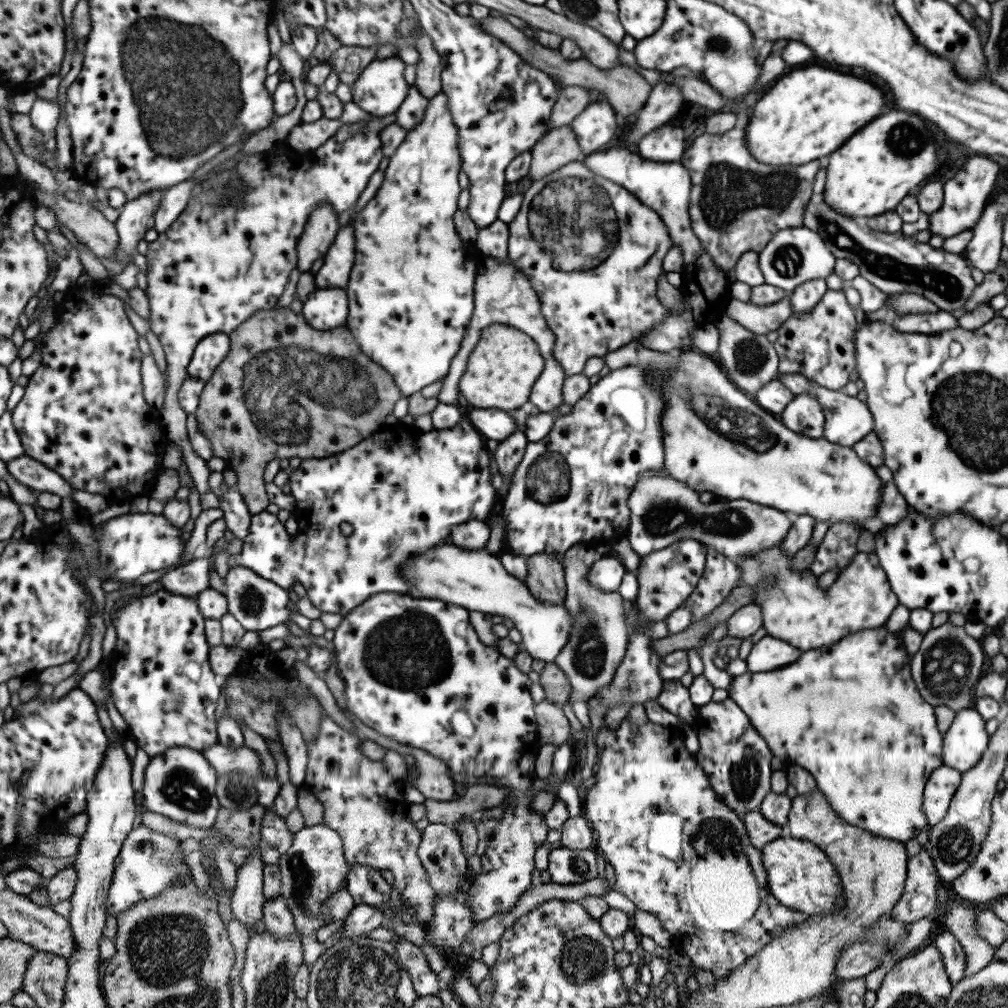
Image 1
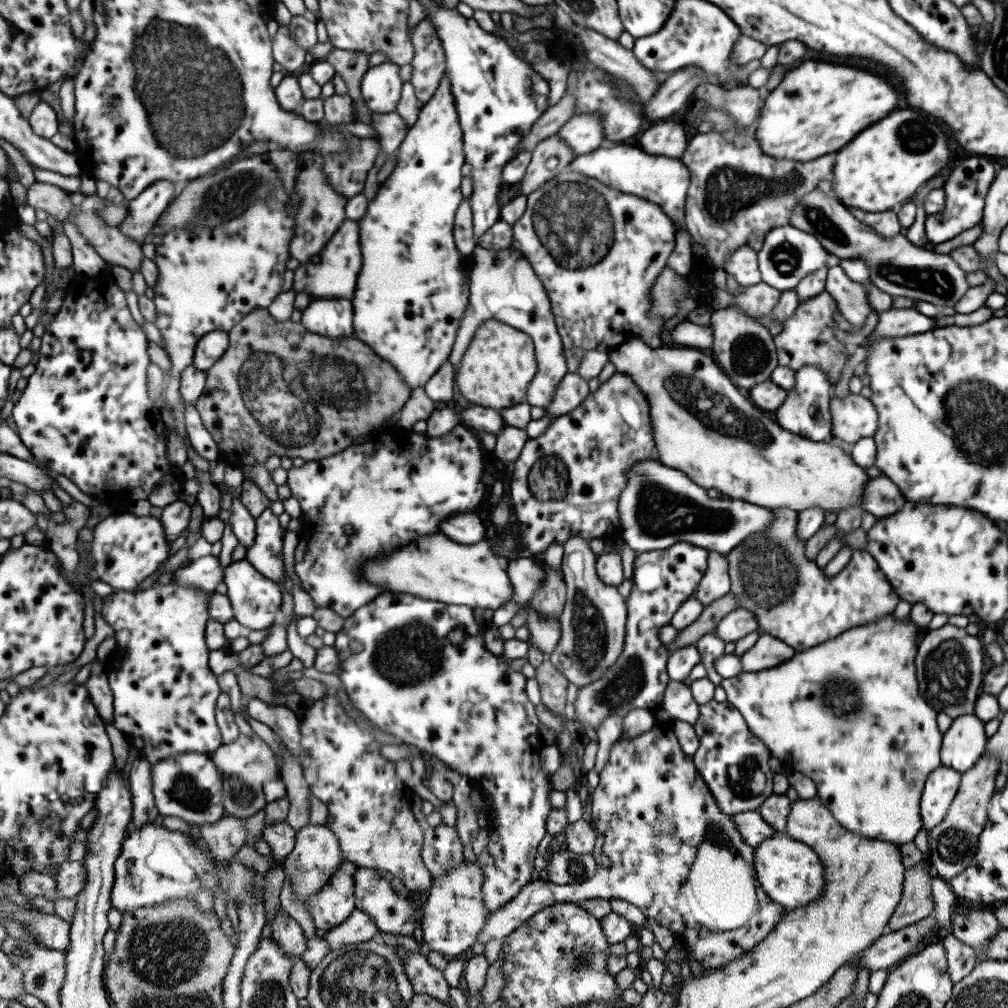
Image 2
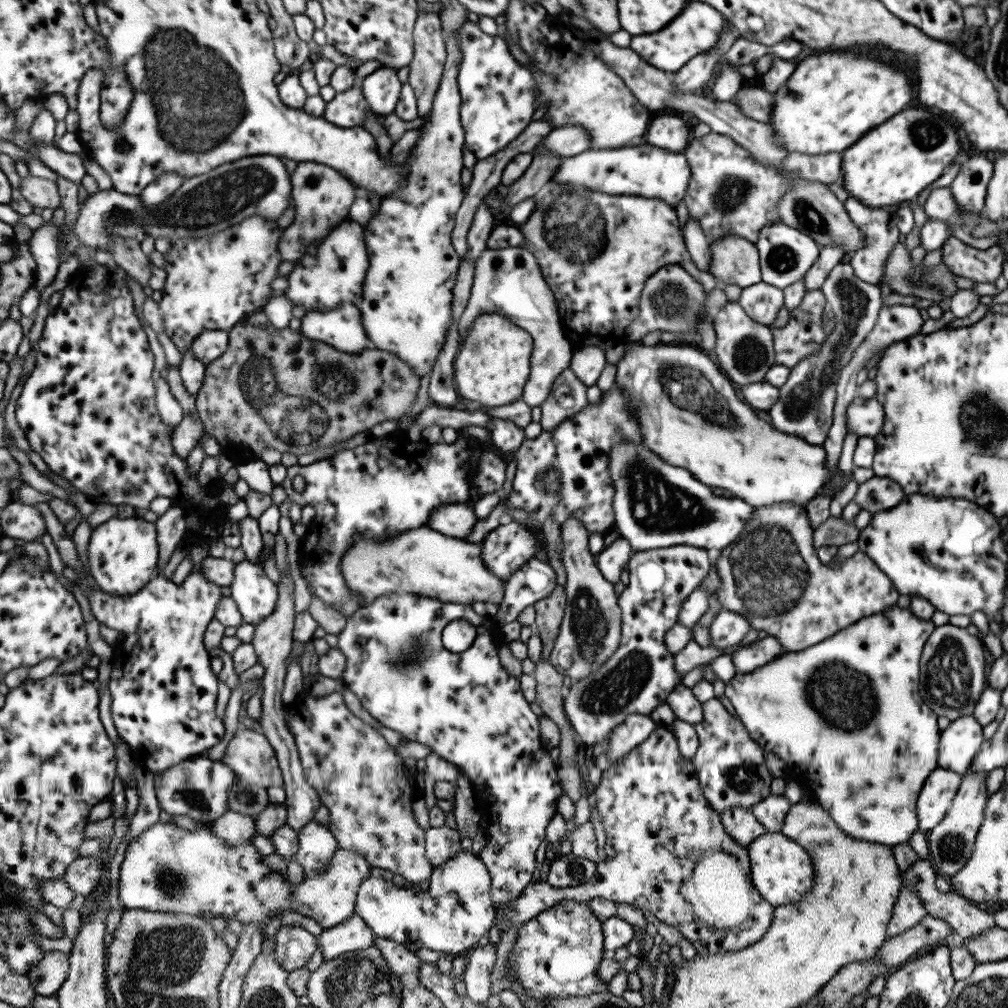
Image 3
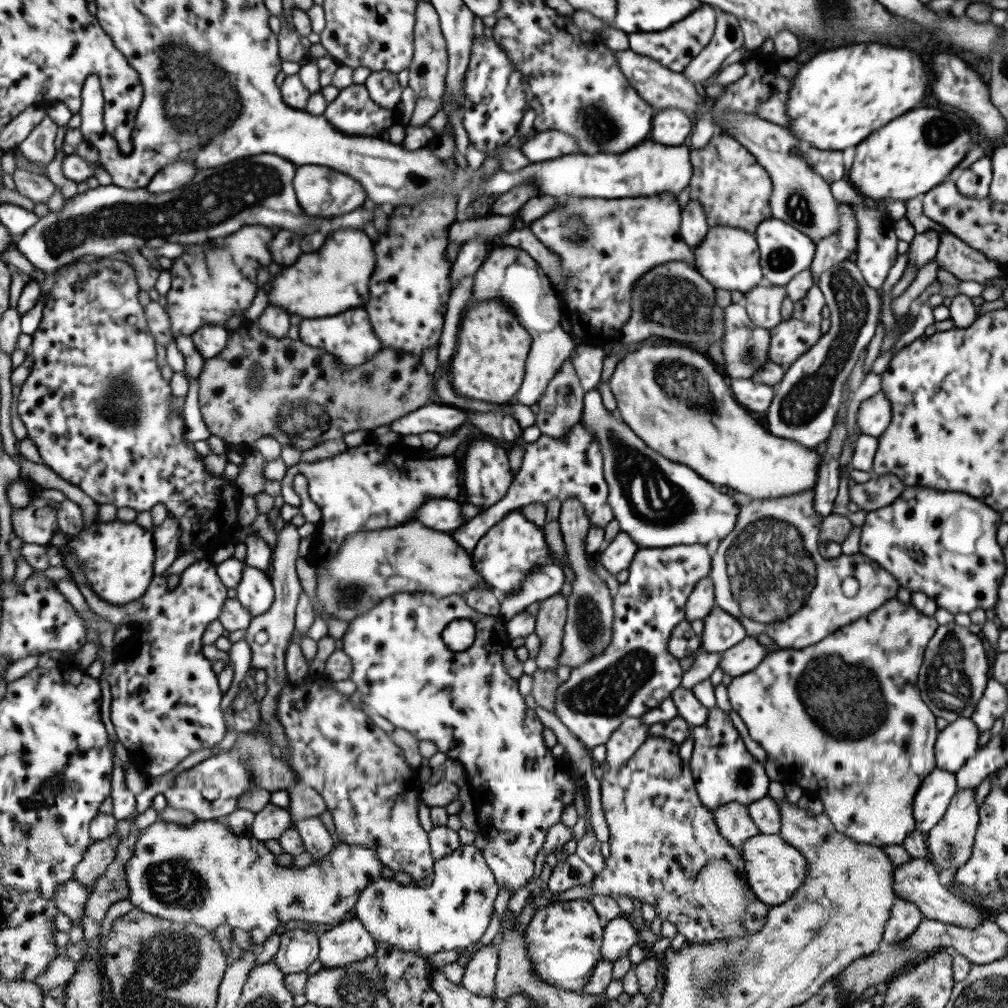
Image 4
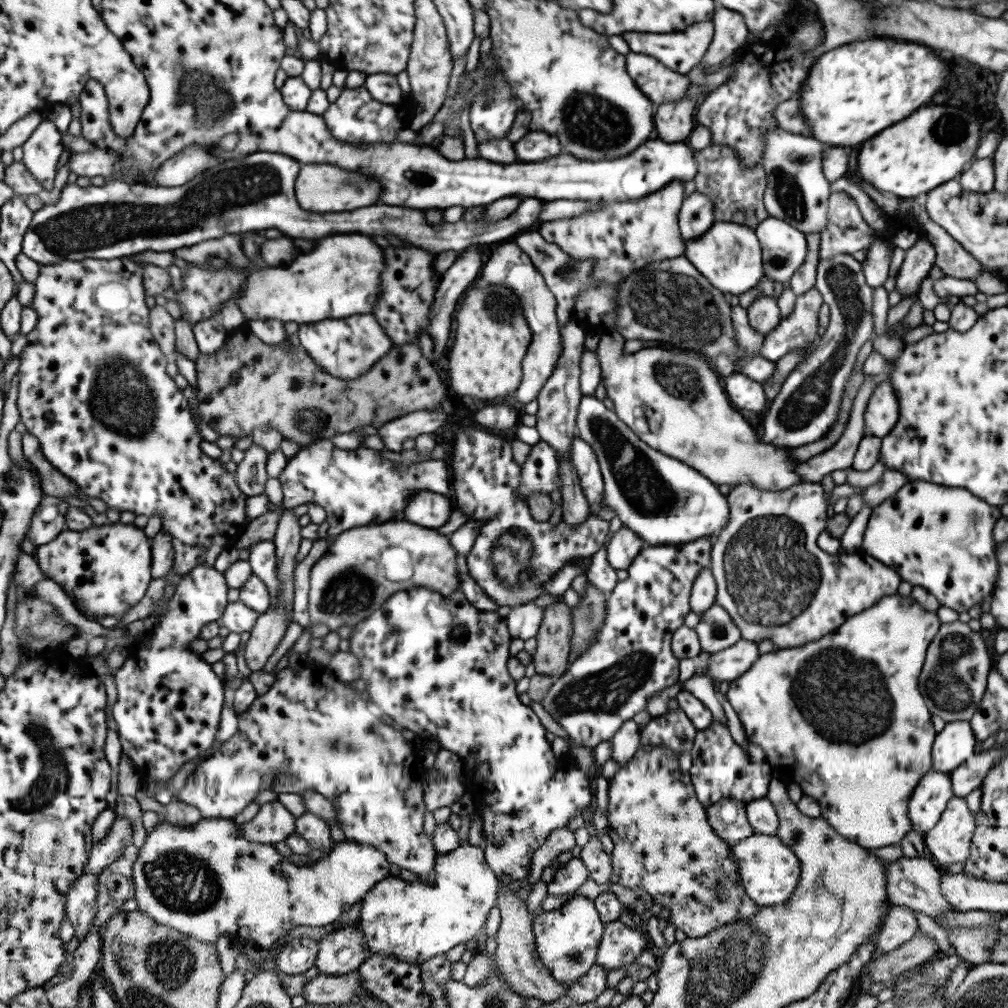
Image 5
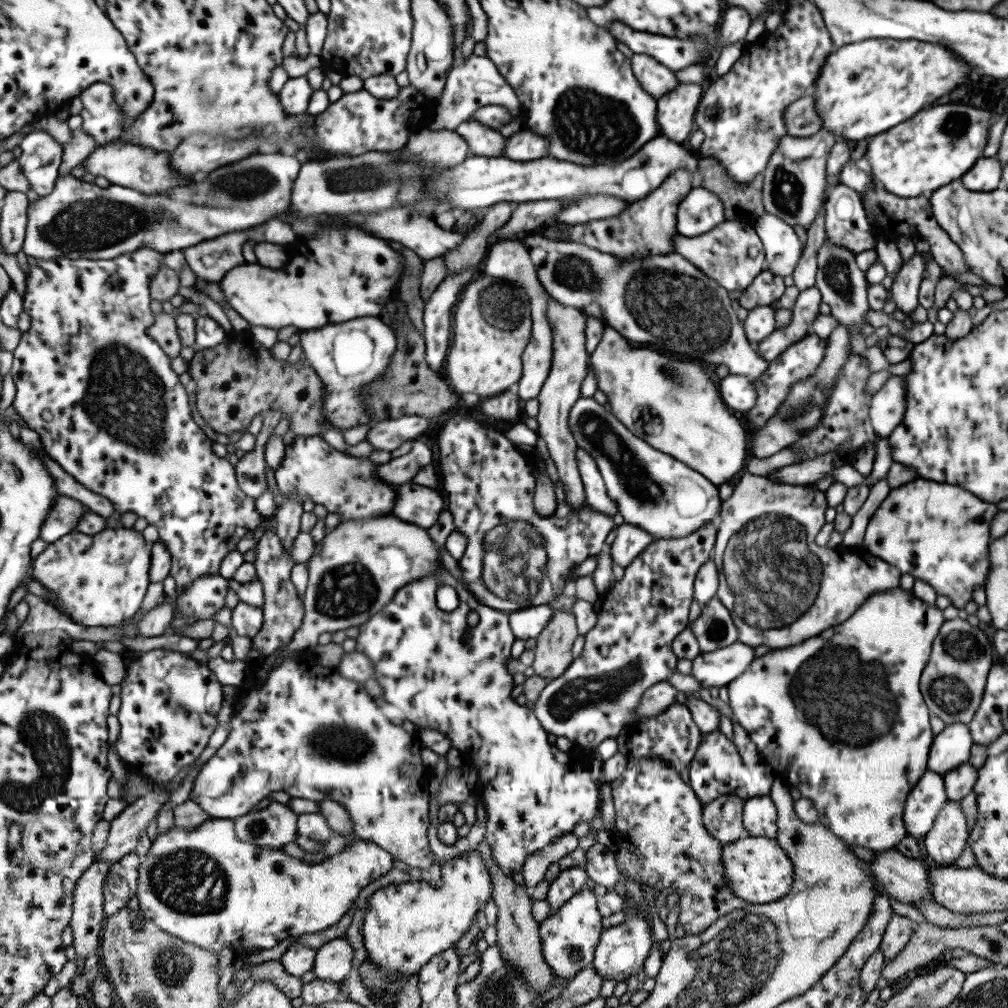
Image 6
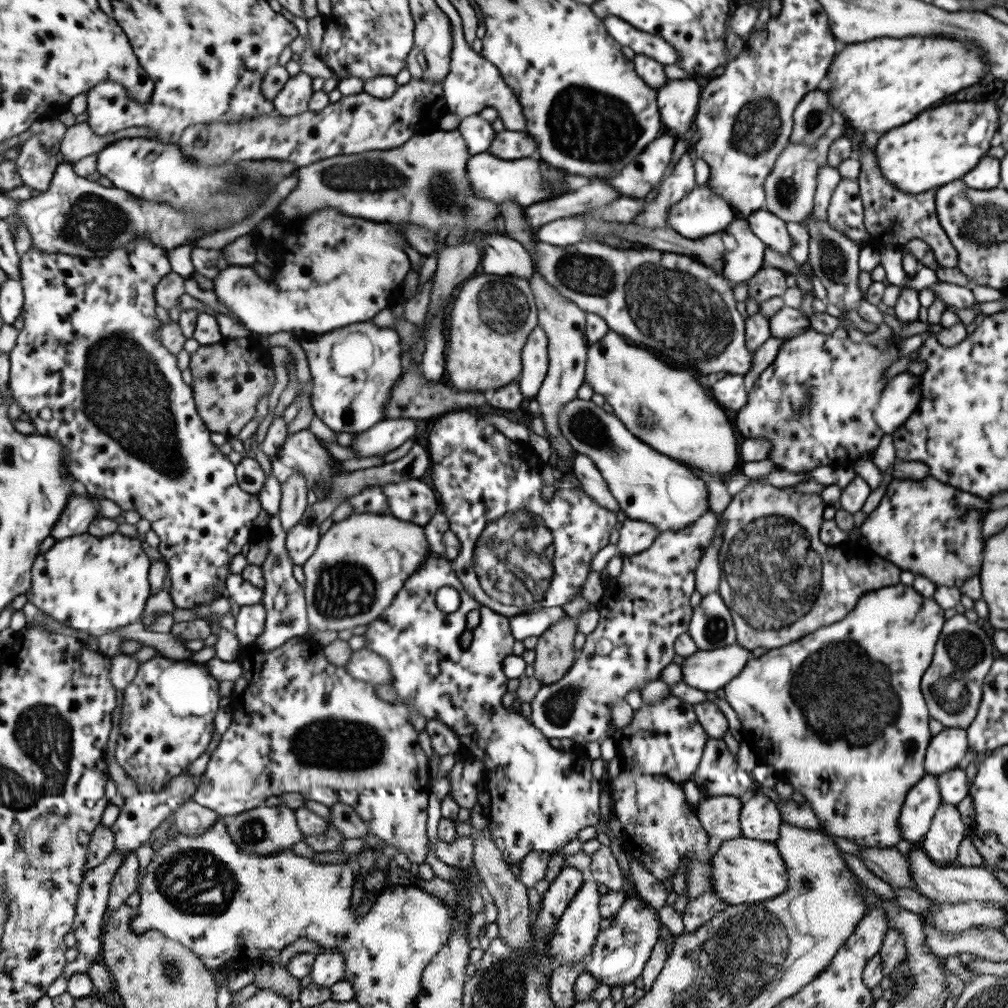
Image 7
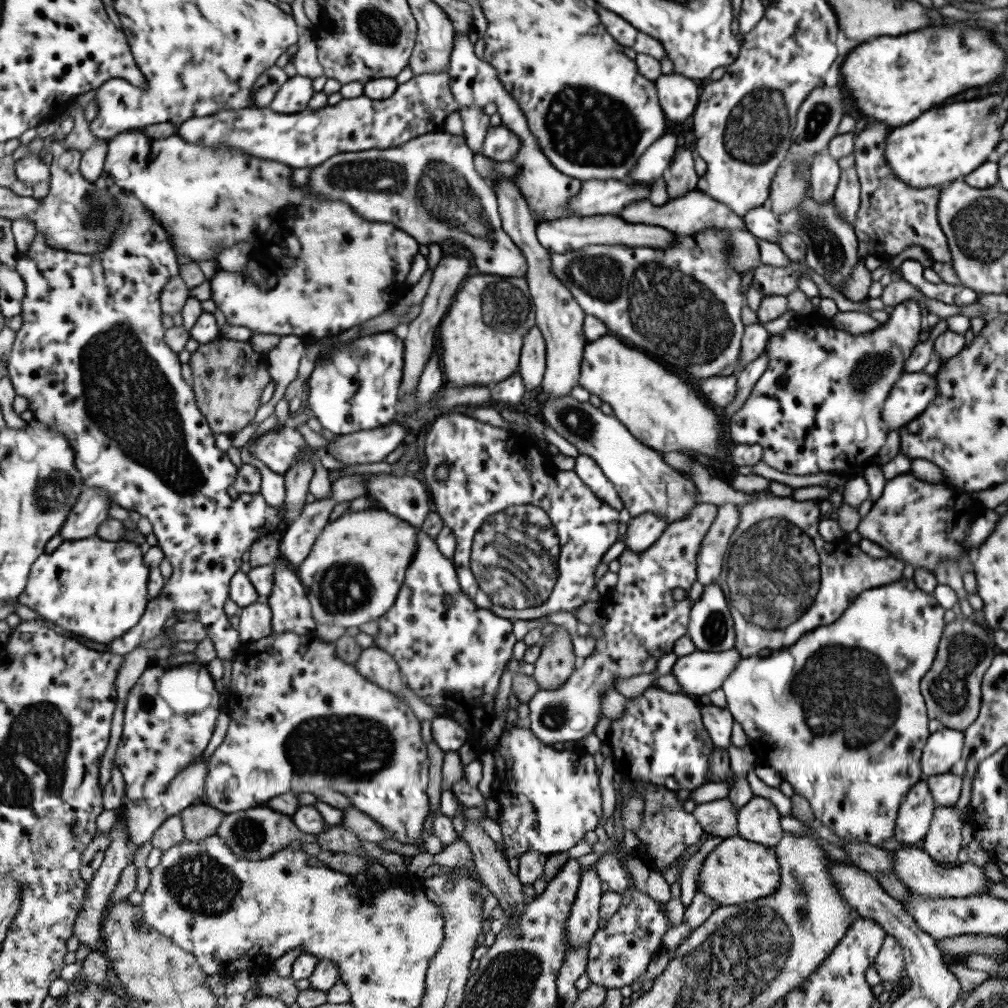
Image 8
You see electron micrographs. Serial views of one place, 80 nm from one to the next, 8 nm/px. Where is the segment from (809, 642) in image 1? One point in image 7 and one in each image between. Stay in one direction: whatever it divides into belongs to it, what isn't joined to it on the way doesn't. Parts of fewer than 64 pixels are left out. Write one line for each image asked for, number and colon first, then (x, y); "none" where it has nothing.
2: (792, 600)
3: (772, 565)
4: (761, 572)
5: (766, 565)
6: (769, 569)
7: (771, 559)

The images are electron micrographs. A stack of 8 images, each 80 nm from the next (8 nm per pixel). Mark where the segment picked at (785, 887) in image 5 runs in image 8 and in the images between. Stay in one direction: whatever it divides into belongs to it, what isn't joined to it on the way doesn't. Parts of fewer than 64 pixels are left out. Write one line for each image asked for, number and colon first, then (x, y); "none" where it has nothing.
6: (758, 871)
7: (742, 870)
8: (736, 871)

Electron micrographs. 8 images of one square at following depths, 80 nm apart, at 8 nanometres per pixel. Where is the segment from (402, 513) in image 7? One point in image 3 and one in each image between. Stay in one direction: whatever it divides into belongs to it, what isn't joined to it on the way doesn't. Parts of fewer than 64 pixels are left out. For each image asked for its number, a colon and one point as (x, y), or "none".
3: (456, 520)
4: (441, 514)
5: (430, 510)
6: (420, 505)

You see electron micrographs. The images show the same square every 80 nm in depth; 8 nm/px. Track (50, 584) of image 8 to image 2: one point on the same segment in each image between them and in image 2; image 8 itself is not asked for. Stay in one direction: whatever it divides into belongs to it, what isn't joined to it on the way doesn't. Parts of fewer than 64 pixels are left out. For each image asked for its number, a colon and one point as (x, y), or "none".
2: (126, 548)
3: (123, 553)
4: (119, 557)
5: (108, 568)
6: (101, 579)
7: (95, 584)

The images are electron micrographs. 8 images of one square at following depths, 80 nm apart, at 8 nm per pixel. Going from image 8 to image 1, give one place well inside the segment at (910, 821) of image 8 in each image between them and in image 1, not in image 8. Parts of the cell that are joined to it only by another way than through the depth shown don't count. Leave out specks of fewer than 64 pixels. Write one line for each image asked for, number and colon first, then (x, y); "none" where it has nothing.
1: (940, 786)
2: (940, 788)
3: (940, 787)
4: (935, 791)
5: (929, 798)
6: (925, 800)
7: (922, 800)

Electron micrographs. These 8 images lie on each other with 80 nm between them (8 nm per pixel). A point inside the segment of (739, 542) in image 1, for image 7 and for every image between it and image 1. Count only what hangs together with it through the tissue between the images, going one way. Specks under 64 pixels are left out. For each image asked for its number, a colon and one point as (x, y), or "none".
2: (658, 506)
3: (655, 505)
4: (659, 503)
5: (663, 501)
6: (654, 492)
7: (648, 486)

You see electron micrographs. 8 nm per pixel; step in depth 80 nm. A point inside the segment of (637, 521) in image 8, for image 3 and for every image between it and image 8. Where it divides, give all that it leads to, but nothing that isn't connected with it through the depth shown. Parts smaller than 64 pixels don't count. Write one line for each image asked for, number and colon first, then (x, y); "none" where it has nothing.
3: (610, 561)
4: (617, 556)
5: (623, 546)
6: (629, 541)
7: (634, 536)

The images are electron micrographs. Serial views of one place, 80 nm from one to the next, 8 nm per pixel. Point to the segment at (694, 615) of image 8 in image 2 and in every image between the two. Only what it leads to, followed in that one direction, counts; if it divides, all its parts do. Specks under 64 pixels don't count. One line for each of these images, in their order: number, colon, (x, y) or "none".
2: (739, 622)
3: (727, 628)
4: (721, 631)
5: (716, 631)
6: (713, 628)
7: (710, 626)

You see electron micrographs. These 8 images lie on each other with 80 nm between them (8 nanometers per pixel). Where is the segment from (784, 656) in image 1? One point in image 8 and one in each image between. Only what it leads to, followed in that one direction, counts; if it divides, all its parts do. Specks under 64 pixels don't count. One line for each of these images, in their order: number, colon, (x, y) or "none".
2: (767, 651)
3: (745, 659)
4: (745, 655)
5: (727, 664)
6: (714, 669)
7: (707, 671)
8: (697, 673)

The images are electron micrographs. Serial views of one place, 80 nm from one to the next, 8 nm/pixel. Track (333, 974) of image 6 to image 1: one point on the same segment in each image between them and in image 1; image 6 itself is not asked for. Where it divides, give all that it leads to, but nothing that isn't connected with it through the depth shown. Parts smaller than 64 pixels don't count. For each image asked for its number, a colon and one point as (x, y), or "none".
1: (362, 919)
2: (357, 927)
3: (351, 935)
4: (347, 942)
5: (342, 950)

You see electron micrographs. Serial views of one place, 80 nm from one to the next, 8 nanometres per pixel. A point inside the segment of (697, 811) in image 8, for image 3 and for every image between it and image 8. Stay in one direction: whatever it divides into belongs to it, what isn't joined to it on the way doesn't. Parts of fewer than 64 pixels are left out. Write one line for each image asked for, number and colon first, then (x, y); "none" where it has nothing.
3: (740, 824)
4: (732, 821)
5: (726, 817)
6: (721, 818)
7: (718, 815)

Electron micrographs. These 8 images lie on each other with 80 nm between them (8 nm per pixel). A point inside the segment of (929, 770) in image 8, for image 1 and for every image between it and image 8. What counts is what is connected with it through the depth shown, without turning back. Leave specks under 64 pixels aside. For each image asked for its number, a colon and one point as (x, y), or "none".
1: (963, 743)
2: (962, 744)
3: (957, 745)
4: (956, 742)
5: (955, 742)
6: (950, 748)
7: (944, 750)

